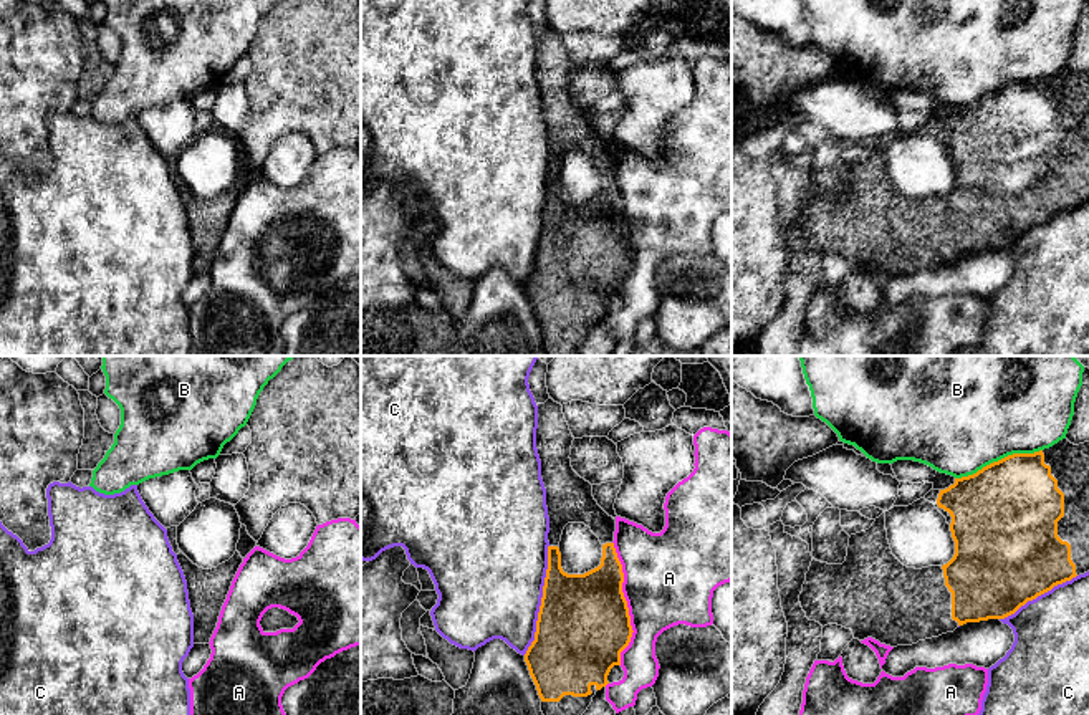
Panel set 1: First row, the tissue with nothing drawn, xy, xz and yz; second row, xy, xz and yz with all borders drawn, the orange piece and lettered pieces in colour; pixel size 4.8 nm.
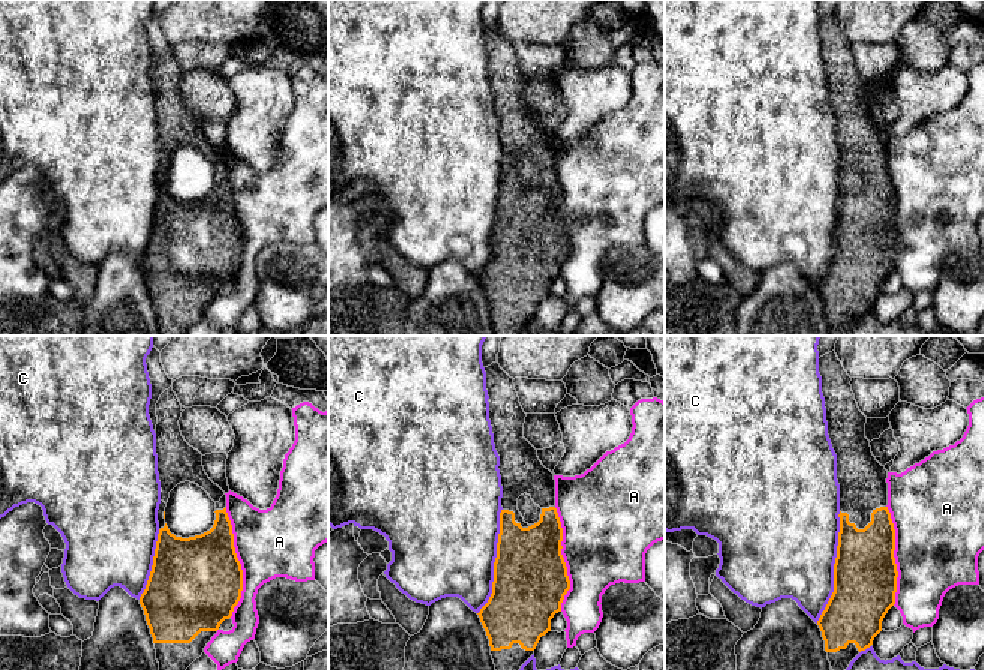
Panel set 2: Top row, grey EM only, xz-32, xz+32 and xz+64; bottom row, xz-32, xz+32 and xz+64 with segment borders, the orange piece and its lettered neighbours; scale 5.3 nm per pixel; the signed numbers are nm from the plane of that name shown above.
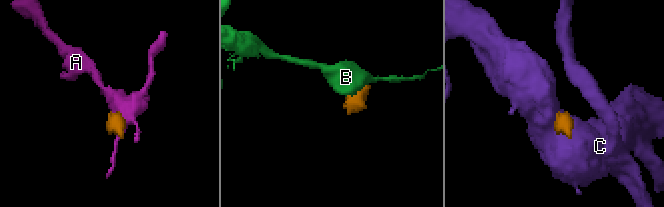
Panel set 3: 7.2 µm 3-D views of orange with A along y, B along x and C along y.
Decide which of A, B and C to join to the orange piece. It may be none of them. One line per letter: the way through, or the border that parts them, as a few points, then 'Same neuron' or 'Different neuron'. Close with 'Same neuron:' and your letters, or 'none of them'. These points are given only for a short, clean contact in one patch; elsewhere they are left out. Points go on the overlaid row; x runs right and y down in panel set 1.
A: Different neuron
B: Different neuron
C: Different neuron
Same neuron: none of them

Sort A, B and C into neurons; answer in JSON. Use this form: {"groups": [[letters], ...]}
{"groups": [["A"], ["B"], ["C"]]}

